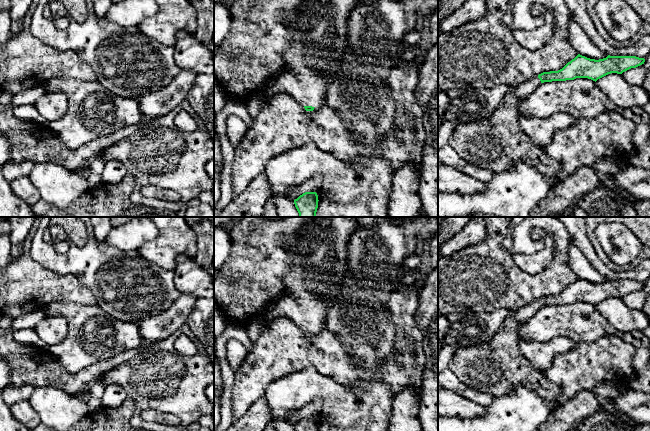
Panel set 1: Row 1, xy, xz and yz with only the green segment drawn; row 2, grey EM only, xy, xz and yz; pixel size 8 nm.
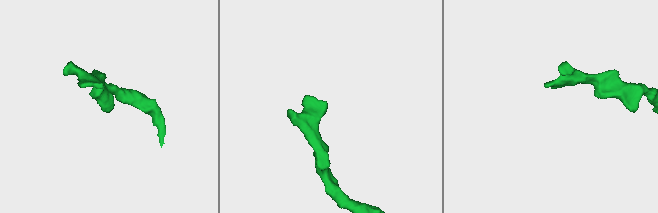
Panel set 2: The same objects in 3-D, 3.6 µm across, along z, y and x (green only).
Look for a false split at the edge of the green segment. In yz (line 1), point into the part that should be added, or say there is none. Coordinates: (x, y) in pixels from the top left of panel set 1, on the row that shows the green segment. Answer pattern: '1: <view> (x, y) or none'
1: yz (462, 105)

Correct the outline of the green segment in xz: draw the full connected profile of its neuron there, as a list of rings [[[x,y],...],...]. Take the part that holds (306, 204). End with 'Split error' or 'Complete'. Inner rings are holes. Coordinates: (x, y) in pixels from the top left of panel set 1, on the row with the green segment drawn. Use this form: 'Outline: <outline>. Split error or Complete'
Outline: [[[305,192],[295,199],[294,204],[299,217],[316,217],[318,201],[316,192]]]. Complete

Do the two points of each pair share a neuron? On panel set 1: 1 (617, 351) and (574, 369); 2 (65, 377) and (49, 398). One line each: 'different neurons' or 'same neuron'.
1: same neuron
2: different neurons

